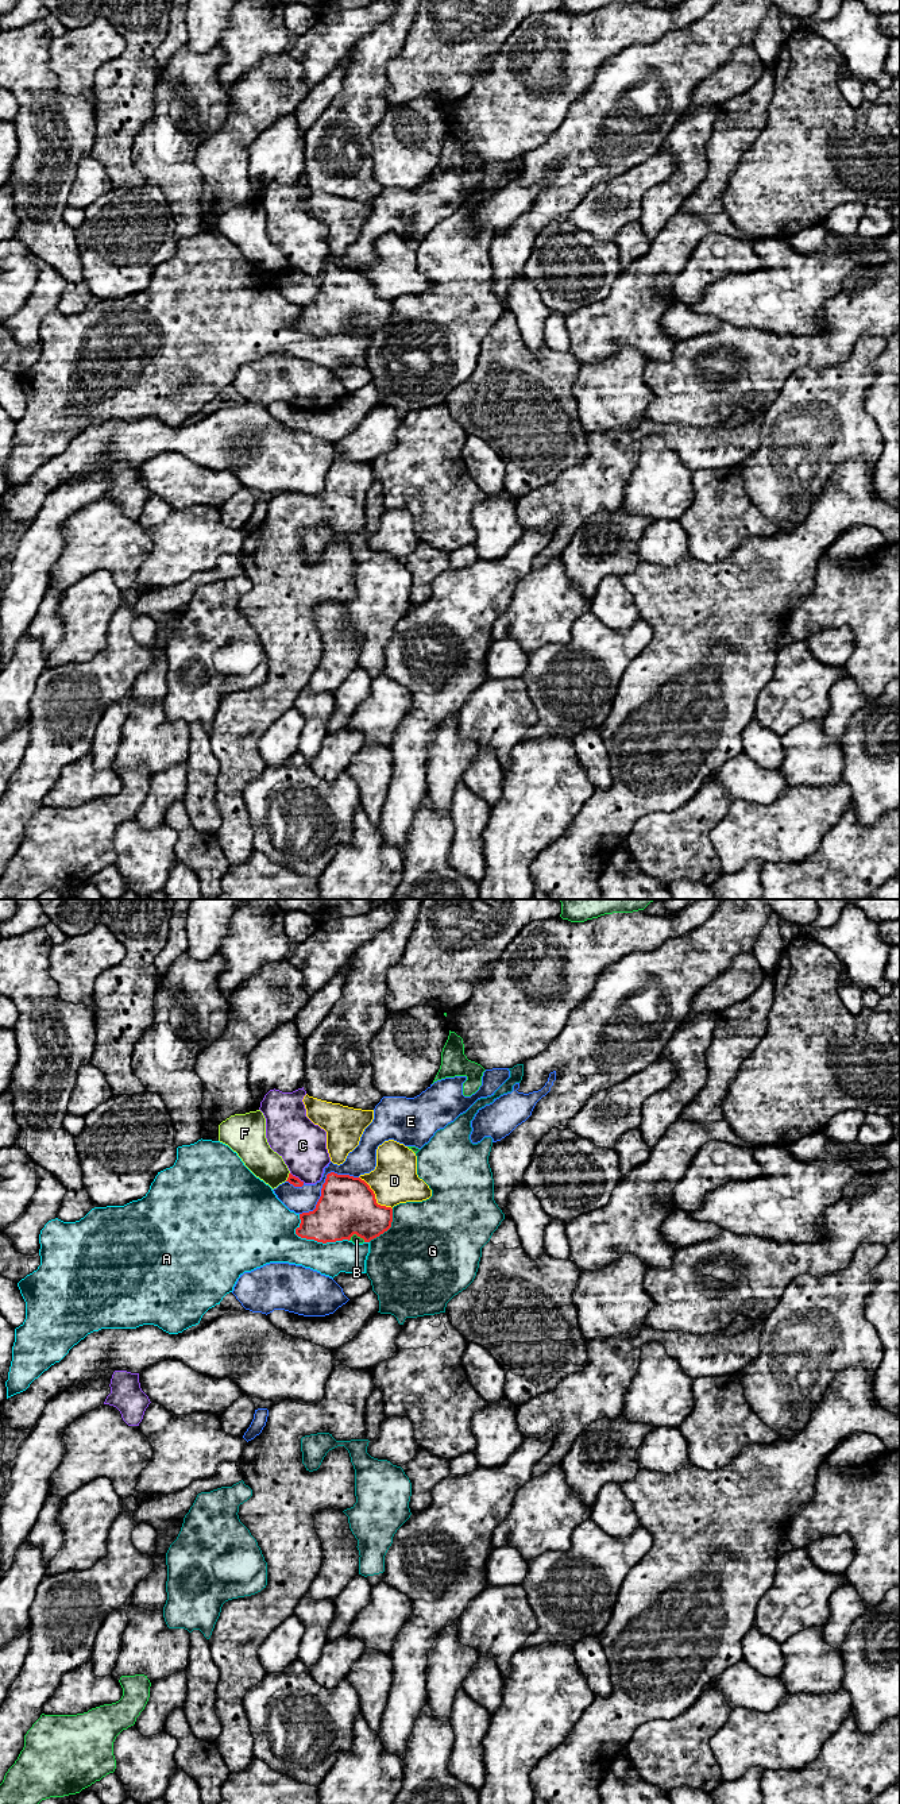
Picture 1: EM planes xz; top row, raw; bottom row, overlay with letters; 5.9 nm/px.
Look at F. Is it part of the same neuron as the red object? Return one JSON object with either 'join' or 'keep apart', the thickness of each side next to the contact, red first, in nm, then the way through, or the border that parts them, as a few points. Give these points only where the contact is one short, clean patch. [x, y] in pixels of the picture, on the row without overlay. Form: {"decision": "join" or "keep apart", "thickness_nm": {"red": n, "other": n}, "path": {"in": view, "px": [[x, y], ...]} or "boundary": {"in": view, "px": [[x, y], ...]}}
{"decision": "keep apart", "thickness_nm": {"red": 60, "other": 190}, "boundary": {"in": "xz", "px": [[289, 265], [285, 273]]}}

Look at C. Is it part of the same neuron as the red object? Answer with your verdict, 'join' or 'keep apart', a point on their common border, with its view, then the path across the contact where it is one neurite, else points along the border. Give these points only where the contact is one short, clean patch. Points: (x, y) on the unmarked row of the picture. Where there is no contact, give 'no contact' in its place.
keep apart | xz (297, 270) | along xz (290, 265), (304, 274)

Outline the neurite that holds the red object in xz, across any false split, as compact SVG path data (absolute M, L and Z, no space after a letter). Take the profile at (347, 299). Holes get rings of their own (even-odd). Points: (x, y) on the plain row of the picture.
M327 267L316 301L300 307L296 327L317 335L351 332L354 327L364 335L391 320L393 301L376 296L375 286L360 270Z

